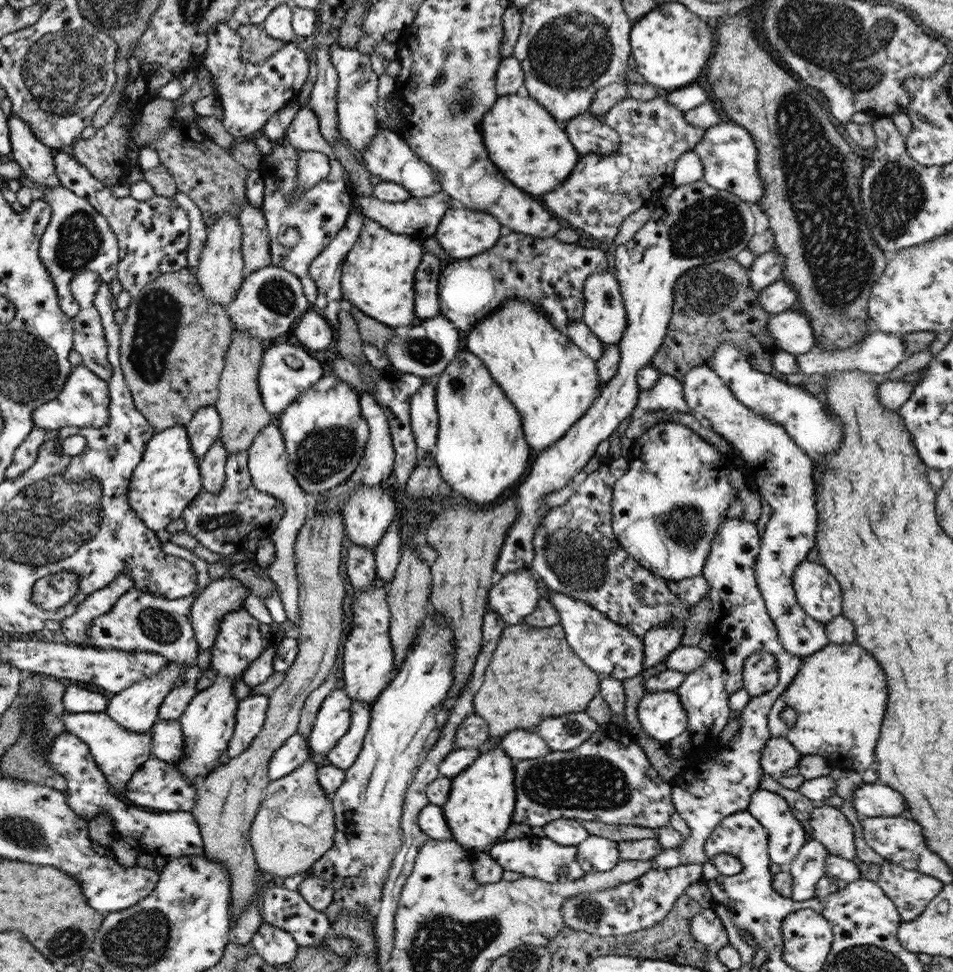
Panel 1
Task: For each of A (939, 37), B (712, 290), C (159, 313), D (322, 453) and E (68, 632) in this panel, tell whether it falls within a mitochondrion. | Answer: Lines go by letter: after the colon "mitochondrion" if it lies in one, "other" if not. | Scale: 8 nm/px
A: other
B: mitochondrion
C: mitochondrion
D: mitochondrion
E: other

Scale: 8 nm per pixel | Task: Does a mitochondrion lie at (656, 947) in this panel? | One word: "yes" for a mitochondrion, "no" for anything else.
no

